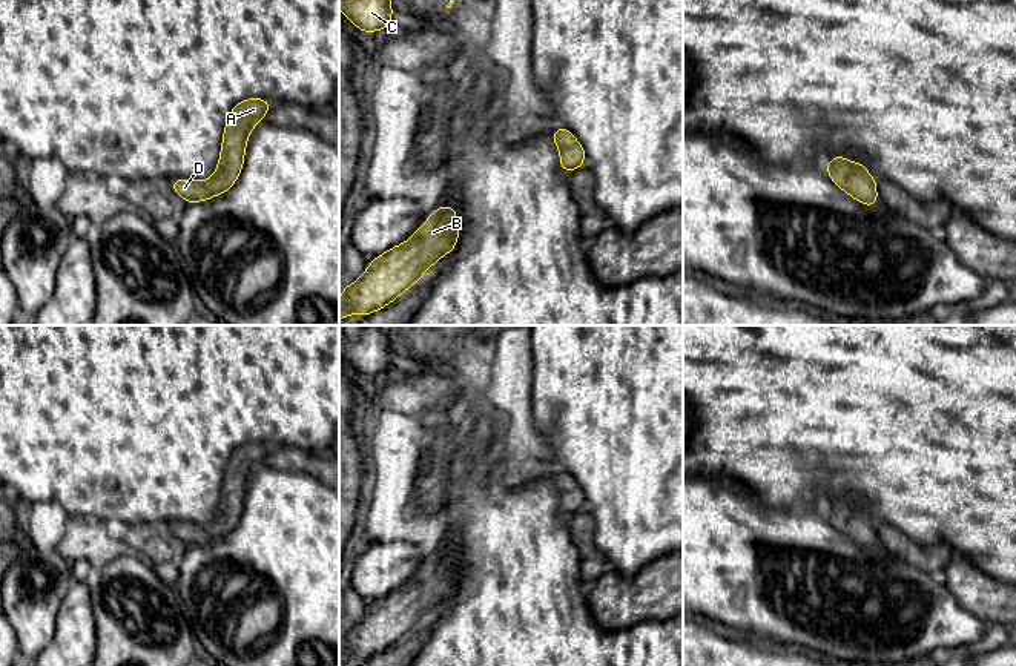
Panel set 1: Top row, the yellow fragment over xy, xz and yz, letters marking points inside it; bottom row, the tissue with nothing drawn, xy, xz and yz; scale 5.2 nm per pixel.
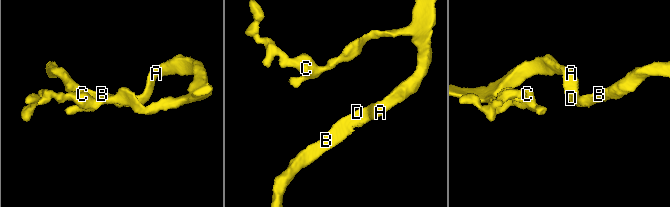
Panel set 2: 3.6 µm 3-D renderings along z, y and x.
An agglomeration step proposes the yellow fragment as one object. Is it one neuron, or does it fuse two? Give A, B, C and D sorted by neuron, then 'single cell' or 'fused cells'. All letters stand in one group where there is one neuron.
A B C D | single cell

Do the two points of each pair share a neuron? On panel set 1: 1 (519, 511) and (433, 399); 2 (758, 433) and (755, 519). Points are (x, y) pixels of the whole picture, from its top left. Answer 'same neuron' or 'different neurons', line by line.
1: same neuron
2: different neurons

